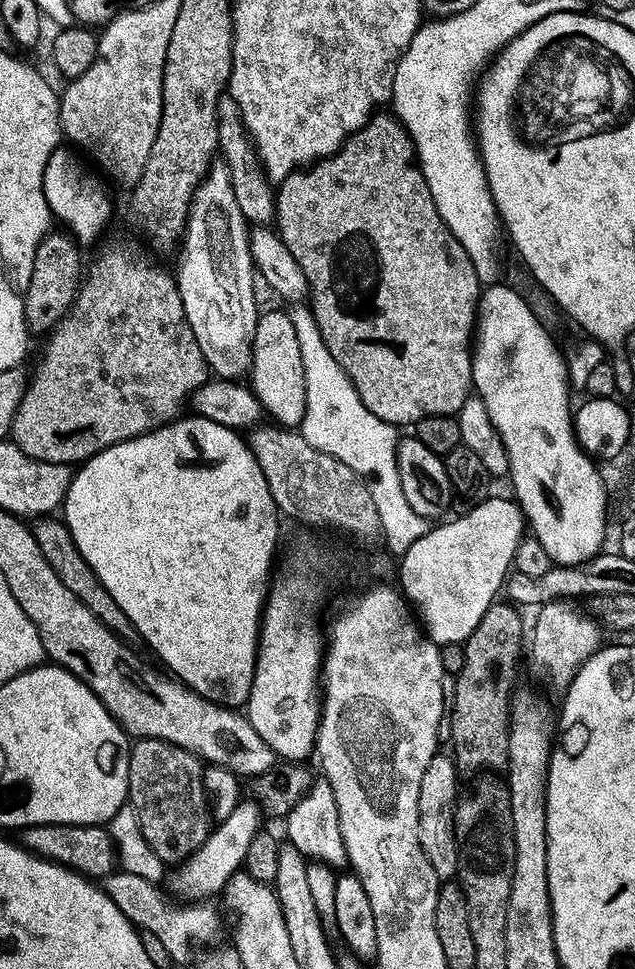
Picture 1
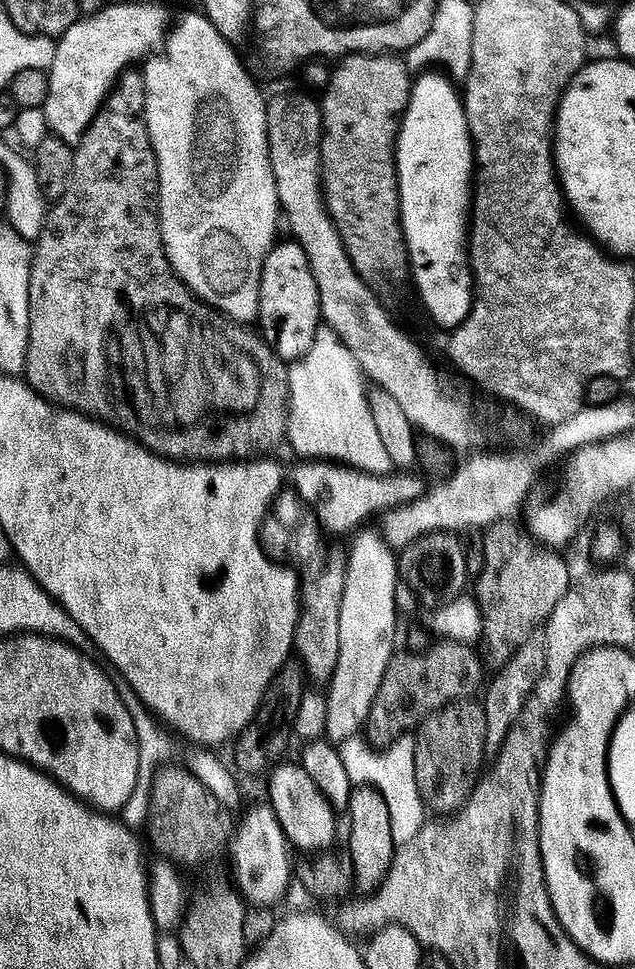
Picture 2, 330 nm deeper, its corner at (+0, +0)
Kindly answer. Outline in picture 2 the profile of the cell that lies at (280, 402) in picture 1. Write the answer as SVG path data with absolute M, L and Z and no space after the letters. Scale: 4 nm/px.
M291 238L282 240L273 243L262 266L258 328L281 360L291 362L301 360L306 350L310 350L322 317L318 286L314 282L310 262L306 262L306 250Z

